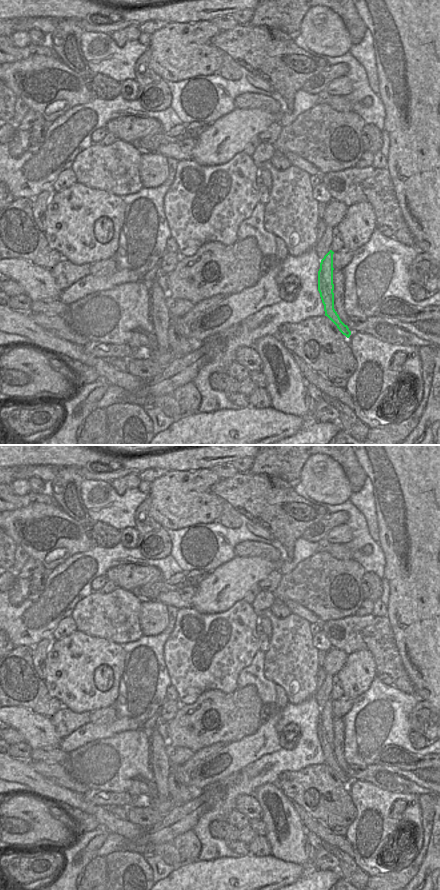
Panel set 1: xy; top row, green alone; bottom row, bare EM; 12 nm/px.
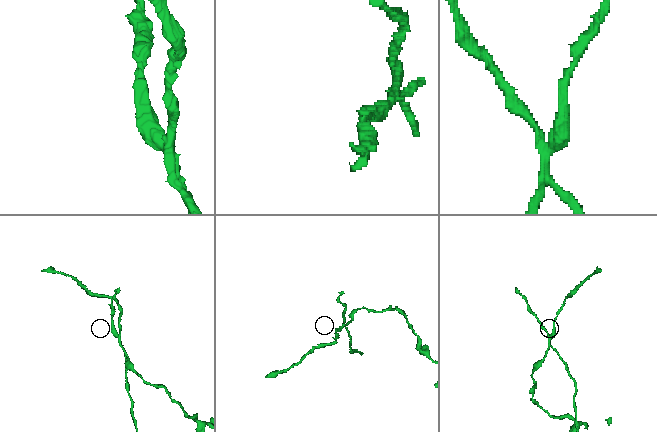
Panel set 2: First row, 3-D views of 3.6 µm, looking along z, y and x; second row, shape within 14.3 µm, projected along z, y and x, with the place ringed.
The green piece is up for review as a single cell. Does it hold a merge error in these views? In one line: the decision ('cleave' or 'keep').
cleave

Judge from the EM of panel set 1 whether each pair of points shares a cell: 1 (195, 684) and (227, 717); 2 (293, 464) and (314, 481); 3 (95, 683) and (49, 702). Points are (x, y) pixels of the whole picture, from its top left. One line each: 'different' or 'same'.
1: different
2: different
3: different

